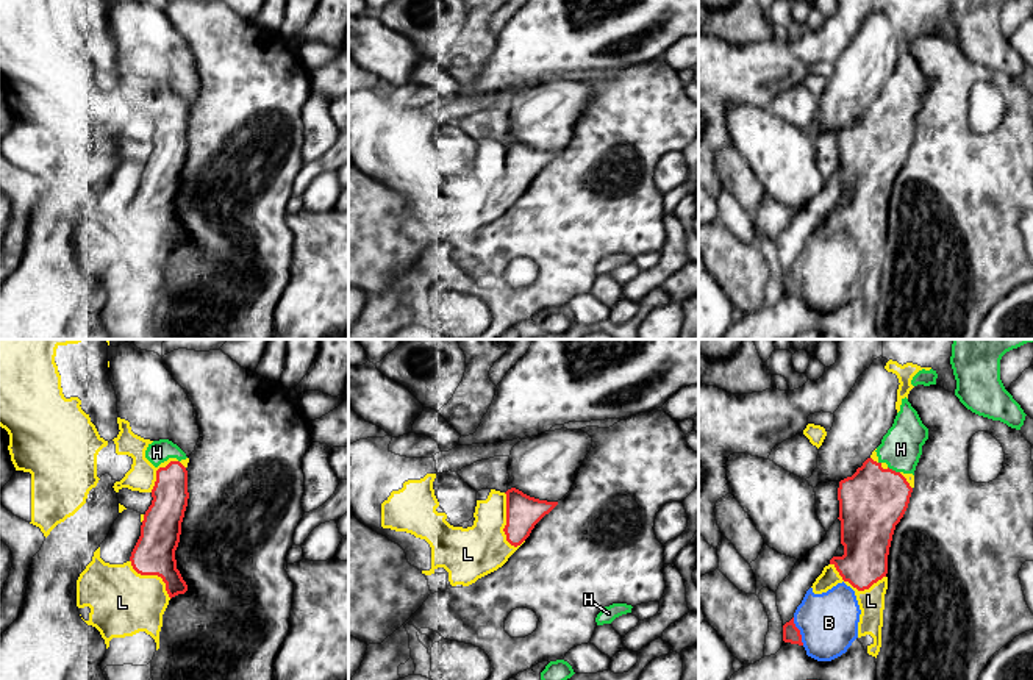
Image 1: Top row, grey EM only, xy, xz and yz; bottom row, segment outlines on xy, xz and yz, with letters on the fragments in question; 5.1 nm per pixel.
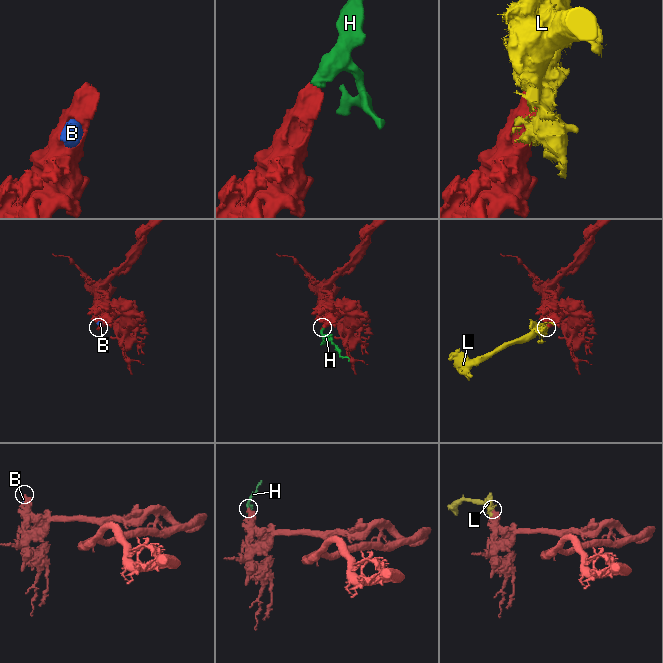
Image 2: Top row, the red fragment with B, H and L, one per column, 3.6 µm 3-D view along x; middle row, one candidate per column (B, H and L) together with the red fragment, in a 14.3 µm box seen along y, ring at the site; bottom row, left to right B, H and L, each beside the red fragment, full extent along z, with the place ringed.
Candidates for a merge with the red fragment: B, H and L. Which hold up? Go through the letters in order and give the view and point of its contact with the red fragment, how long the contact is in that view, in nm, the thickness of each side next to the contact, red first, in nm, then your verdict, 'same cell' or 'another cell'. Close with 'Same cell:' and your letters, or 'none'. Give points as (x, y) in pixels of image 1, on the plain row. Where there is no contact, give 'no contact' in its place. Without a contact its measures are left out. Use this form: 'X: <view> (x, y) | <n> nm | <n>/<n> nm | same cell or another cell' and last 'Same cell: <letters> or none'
B: yz (799, 282) | 160 nm | 90/300 nm | same cell
H: yz (894, 121) | 70 nm | 340/220 nm | same cell
L: xz (507, 171) | 300 nm | 180/260 nm | another cell
Same cell: B, H

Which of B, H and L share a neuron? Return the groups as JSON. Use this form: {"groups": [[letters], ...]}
{"groups": [["B", "H"], ["L"]]}

